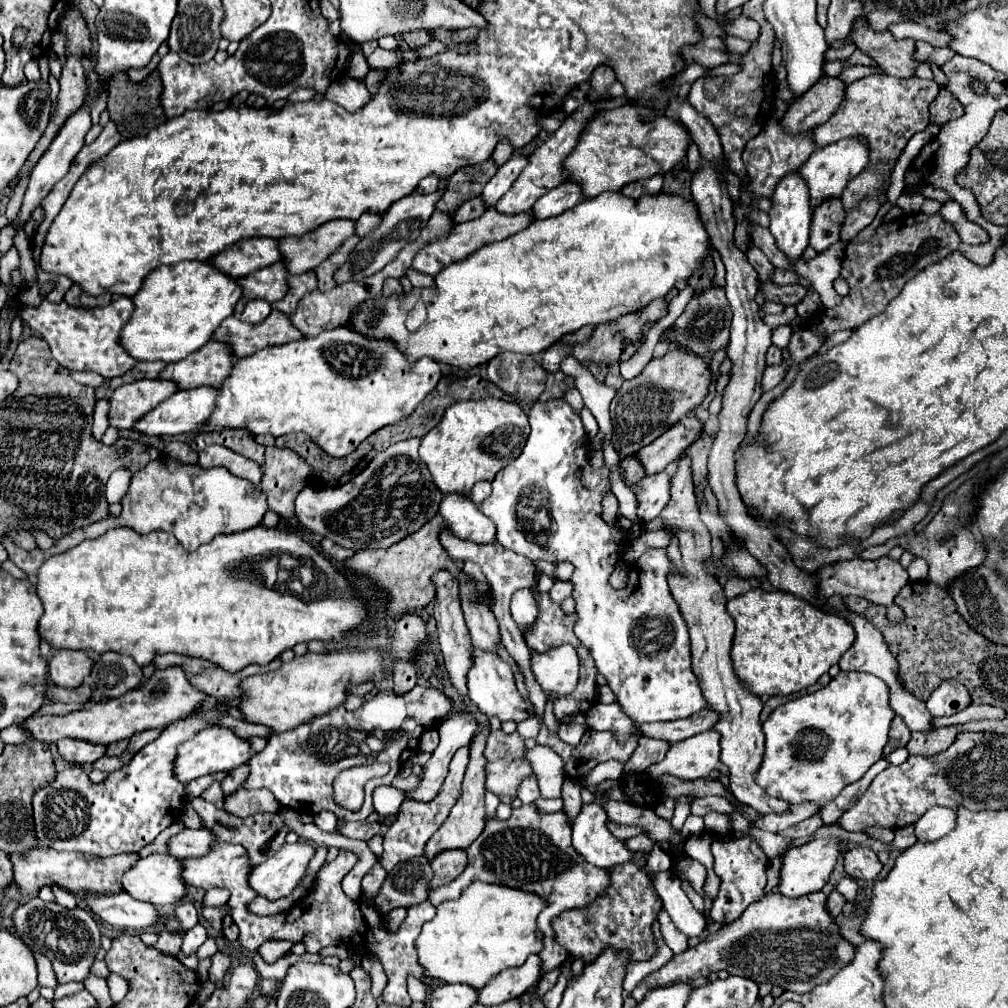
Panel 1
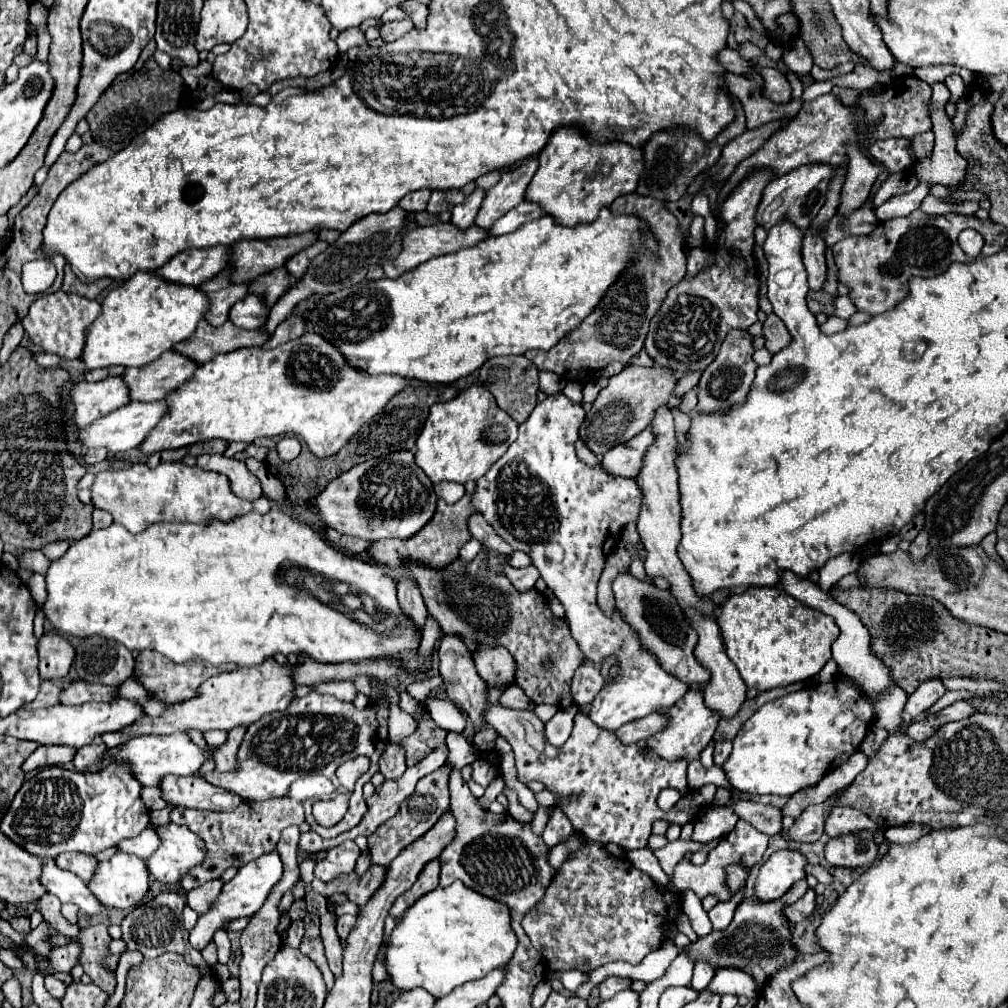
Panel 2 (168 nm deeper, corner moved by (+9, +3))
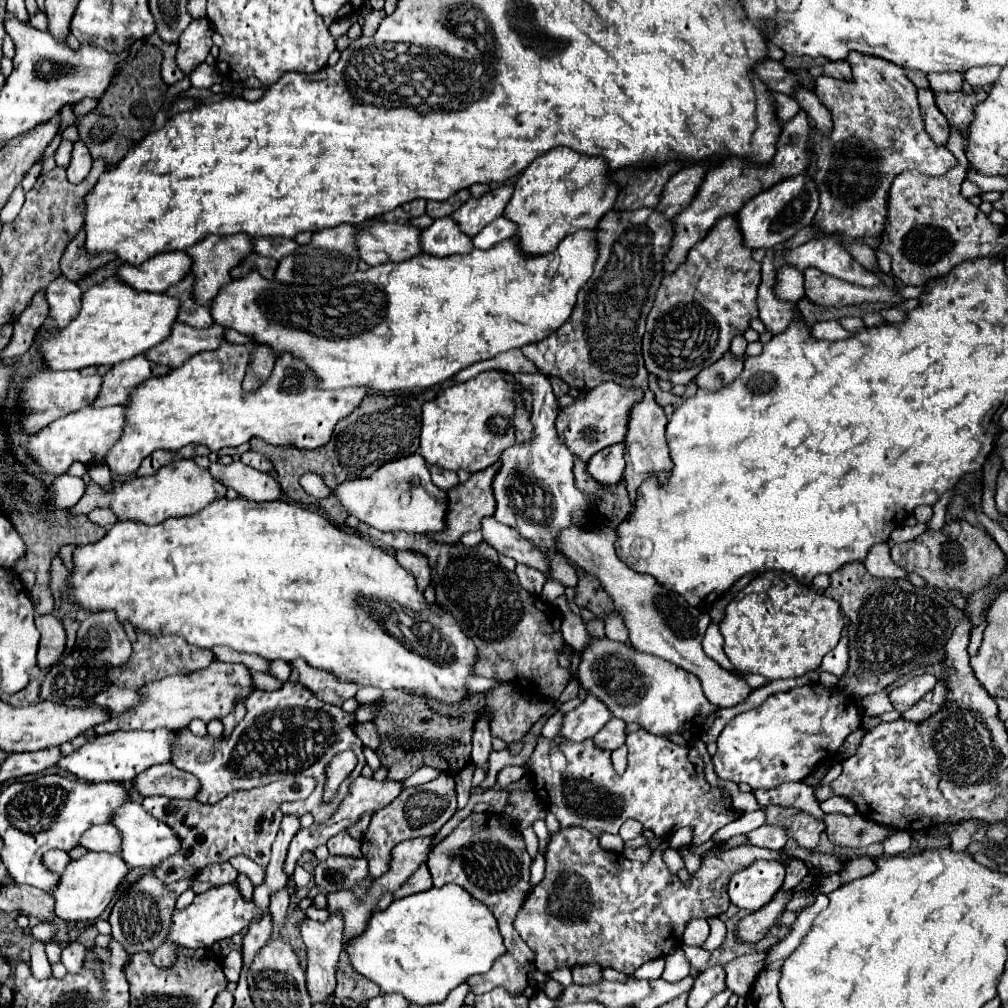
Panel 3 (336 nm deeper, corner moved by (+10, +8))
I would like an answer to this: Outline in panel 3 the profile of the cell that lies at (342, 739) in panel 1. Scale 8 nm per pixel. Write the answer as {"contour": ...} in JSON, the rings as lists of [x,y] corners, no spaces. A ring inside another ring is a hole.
{"contour":[[[285,682],[279,690],[273,692],[251,692],[245,700],[245,708],[245,718],[235,726],[229,738],[213,738],[209,734],[205,738],[199,738],[193,736],[189,728],[175,732],[181,744],[175,748],[171,742],[171,764],[193,774],[199,780],[201,786],[195,794],[195,800],[201,804],[215,804],[235,790],[265,786],[273,780],[281,780],[293,774],[309,774],[317,778],[313,794],[307,798],[307,802],[293,804],[293,810],[287,810],[287,814],[303,816],[305,812],[311,812],[317,822],[331,818],[345,798],[349,780],[353,780],[353,776],[359,776],[361,768],[365,766],[363,744],[353,734],[355,718],[343,712],[339,706],[321,704],[321,700],[317,700],[305,686],[293,682]],[[343,750],[353,750],[357,754],[357,766],[339,786],[335,800],[323,804],[323,780],[319,774],[325,774],[323,768],[337,752]]]}

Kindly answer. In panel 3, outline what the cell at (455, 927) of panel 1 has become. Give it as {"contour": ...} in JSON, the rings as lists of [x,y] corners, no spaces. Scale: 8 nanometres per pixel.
{"contour":[[[447,884],[443,888],[431,888],[401,900],[393,900],[385,910],[373,910],[365,930],[359,936],[343,942],[343,952],[347,954],[349,964],[375,982],[385,994],[403,994],[405,1000],[417,1006],[441,1002],[453,988],[463,984],[467,976],[483,974],[491,968],[493,960],[505,952],[497,922],[485,904],[469,896],[461,886]]]}

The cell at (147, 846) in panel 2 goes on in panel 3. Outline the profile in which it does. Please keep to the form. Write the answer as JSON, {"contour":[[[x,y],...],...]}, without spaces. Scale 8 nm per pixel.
{"contour":[[[99,824],[83,832],[79,846],[89,852],[117,852],[117,830],[111,824]]]}

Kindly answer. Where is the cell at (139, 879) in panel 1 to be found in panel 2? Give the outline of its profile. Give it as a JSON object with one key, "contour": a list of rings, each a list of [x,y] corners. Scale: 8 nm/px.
{"contour":[[[116,853],[110,861],[102,861],[96,869],[96,875],[88,883],[94,889],[94,895],[112,909],[134,909],[150,891],[150,871],[144,859],[130,853]]]}

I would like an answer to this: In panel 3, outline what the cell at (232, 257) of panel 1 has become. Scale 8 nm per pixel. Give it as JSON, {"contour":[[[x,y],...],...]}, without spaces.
{"contour":[[[161,252],[157,256],[151,256],[149,260],[145,260],[139,266],[131,266],[131,264],[119,266],[115,276],[123,284],[127,284],[139,292],[165,292],[169,288],[169,284],[177,284],[177,280],[181,280],[187,272],[189,272],[189,256],[185,256],[183,252]]]}

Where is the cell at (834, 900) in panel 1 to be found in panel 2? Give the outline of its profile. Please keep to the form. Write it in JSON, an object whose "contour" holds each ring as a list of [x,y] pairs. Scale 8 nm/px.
{"contour":[[[808,889],[806,895],[798,899],[794,905],[788,905],[784,913],[792,923],[798,923],[798,921],[804,921],[808,915],[812,915],[814,909],[816,909],[816,891]]]}

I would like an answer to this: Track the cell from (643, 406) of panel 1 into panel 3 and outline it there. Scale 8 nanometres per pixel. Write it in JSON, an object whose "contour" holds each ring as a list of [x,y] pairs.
{"contour":[[[603,382],[595,390],[585,392],[585,396],[577,398],[571,406],[561,408],[555,420],[555,430],[565,440],[565,446],[575,458],[579,458],[581,462],[589,462],[589,458],[599,450],[625,440],[629,408],[637,400],[641,400],[641,392],[621,388],[613,382]]]}

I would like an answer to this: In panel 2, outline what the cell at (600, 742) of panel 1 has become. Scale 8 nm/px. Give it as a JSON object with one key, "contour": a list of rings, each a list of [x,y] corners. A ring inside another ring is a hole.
{"contour":[[[508,685],[486,687],[484,721],[504,735],[512,745],[518,779],[522,783],[542,781],[546,789],[560,795],[560,809],[570,817],[574,829],[584,833],[584,837],[598,843],[616,843],[628,851],[648,845],[654,819],[666,819],[678,825],[684,825],[690,819],[686,813],[678,813],[674,809],[662,813],[656,805],[656,797],[664,787],[676,787],[682,791],[682,795],[688,795],[686,761],[662,761],[654,751],[642,755],[636,745],[624,745],[616,737],[616,731],[598,727],[586,715],[576,715],[574,733],[562,747],[554,747],[544,739],[544,749],[538,751],[530,737],[544,737],[544,723],[536,717],[534,711],[502,707],[500,697],[506,689]],[[526,725],[530,725],[530,731],[526,731]],[[570,795],[578,795],[578,799],[568,801]]]}

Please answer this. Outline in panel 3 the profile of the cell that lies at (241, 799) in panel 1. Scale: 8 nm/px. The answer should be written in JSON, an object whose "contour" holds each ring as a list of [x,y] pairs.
{"contour":[[[157,764],[133,778],[133,788],[141,796],[167,796],[167,798],[193,798],[197,778],[173,768],[173,764]]]}

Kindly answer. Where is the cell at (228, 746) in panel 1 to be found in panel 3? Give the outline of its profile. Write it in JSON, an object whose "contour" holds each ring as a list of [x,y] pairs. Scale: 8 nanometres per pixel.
{"contour":[[[157,728],[151,732],[131,730],[131,732],[113,732],[113,734],[95,736],[93,742],[85,742],[81,748],[71,752],[69,756],[61,756],[55,766],[85,782],[133,780],[133,776],[141,774],[145,768],[149,768],[153,764],[169,762],[169,756],[171,756],[169,736],[175,736],[175,734],[167,728]]]}

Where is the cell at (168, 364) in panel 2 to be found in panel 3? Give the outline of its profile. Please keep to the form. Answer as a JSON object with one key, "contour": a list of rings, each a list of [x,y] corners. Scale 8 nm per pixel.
{"contour":[[[143,354],[135,356],[133,360],[123,360],[115,364],[103,378],[101,378],[101,390],[93,402],[93,408],[103,408],[103,406],[115,406],[115,404],[125,404],[129,392],[159,374],[167,374],[169,368],[161,364],[153,364],[145,360]]]}

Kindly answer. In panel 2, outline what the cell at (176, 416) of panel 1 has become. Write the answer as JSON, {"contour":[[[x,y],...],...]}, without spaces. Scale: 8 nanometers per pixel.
{"contour":[[[164,399],[152,401],[152,403],[142,403],[142,401],[130,401],[130,405],[124,405],[122,409],[116,409],[114,413],[102,417],[102,421],[96,421],[90,427],[80,429],[78,439],[86,447],[106,447],[110,453],[120,453],[132,447],[138,447],[148,433],[162,421],[162,417],[168,413],[168,403]]]}

